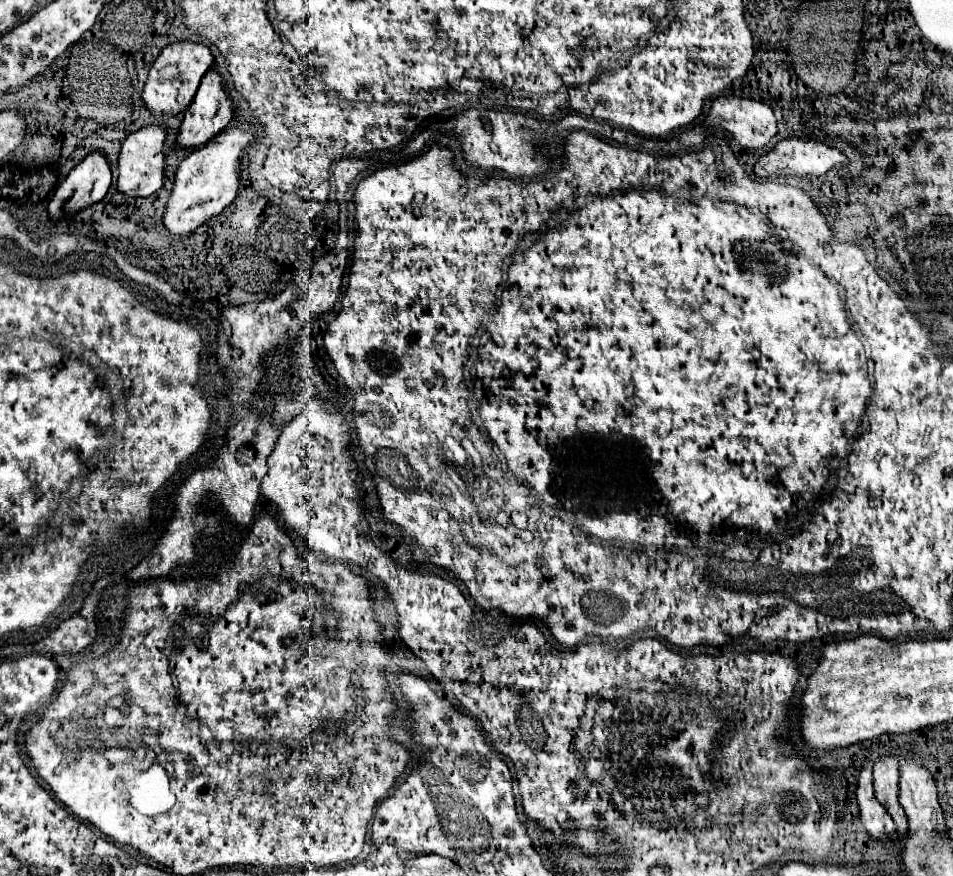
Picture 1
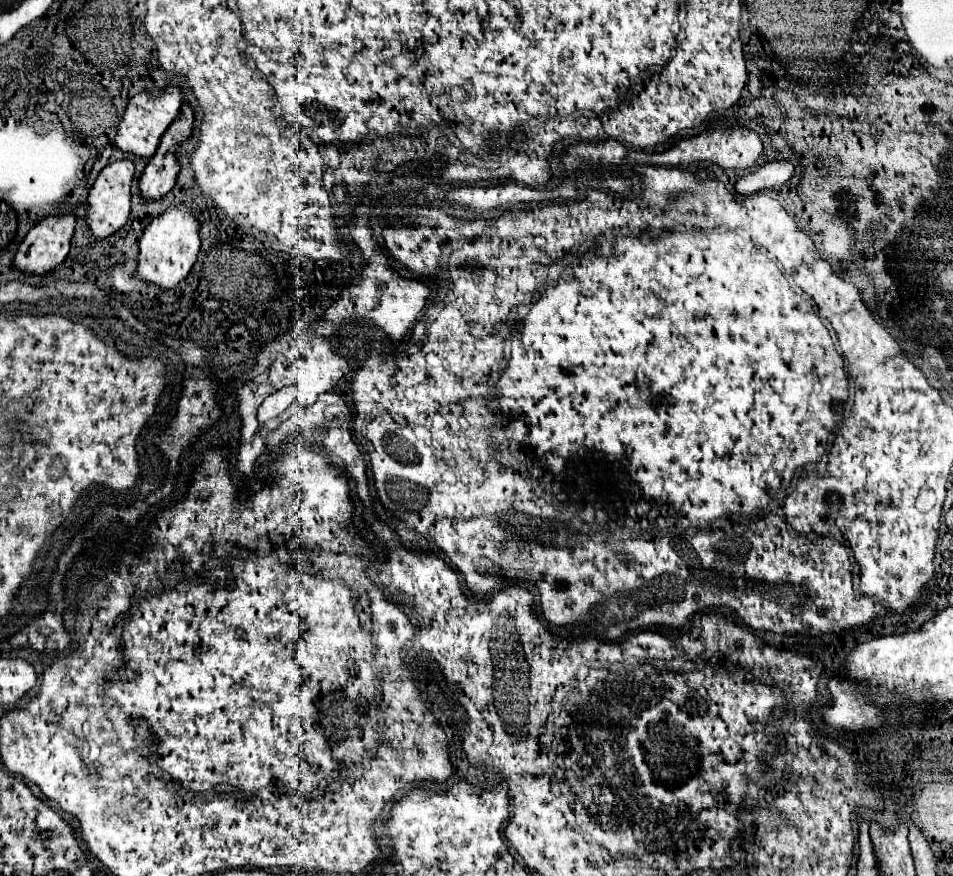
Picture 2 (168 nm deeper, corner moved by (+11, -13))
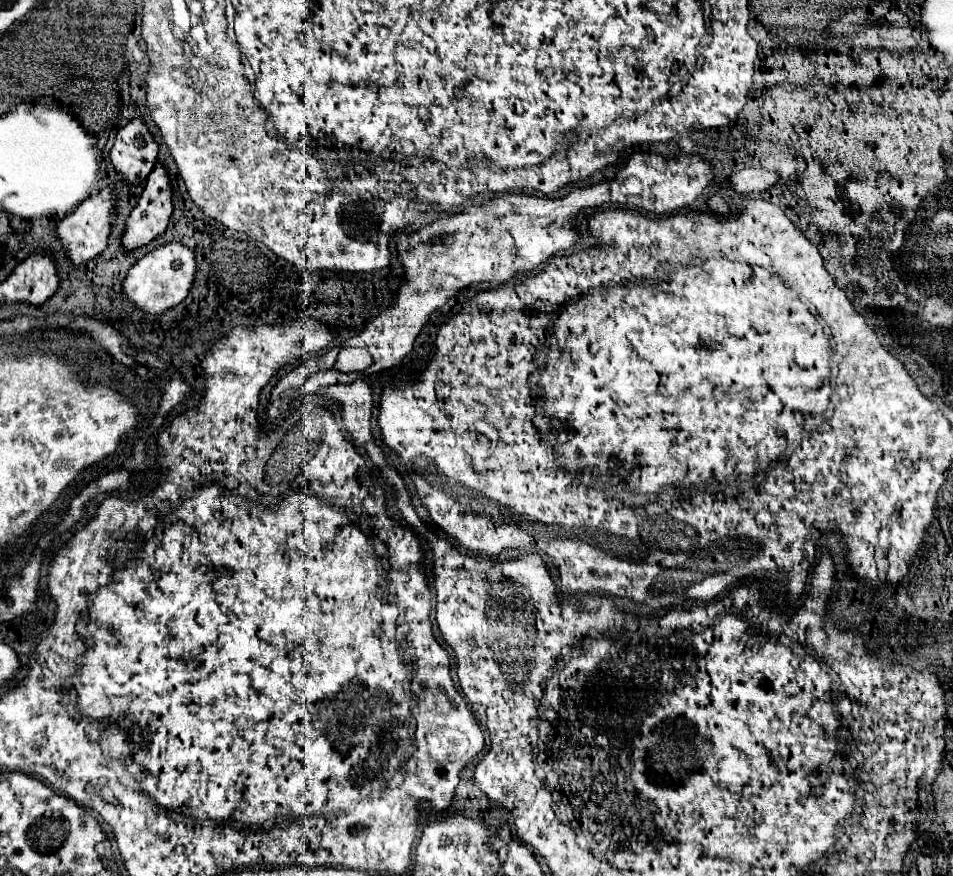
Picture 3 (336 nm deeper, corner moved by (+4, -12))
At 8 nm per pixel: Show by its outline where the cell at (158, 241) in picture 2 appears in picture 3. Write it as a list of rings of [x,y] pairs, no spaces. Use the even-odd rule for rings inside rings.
[[[170,242],[166,246],[156,248],[154,252],[146,254],[142,260],[138,260],[136,266],[130,268],[124,284],[122,284],[122,292],[126,296],[128,302],[134,304],[134,308],[150,314],[150,316],[158,316],[174,306],[178,306],[194,280],[194,272],[196,272],[196,260],[194,260],[194,252],[178,242]]]

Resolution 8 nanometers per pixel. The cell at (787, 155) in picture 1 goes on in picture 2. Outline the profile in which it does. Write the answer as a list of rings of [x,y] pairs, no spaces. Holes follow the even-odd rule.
[[[769,161],[759,171],[743,175],[735,183],[735,189],[741,195],[751,195],[755,191],[763,191],[763,189],[769,189],[775,185],[783,185],[791,179],[791,175],[793,175],[793,165],[789,161]]]

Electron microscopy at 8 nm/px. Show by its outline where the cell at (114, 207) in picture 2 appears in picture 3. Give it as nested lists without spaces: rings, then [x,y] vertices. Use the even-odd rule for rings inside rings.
[[[104,188],[98,196],[92,196],[92,198],[84,200],[72,214],[68,214],[64,220],[58,222],[54,234],[60,240],[64,256],[72,266],[82,264],[86,260],[92,260],[94,256],[98,256],[106,248],[108,234],[110,234],[110,222],[114,220],[114,216],[112,216],[114,204],[116,202],[114,202],[112,188]]]

